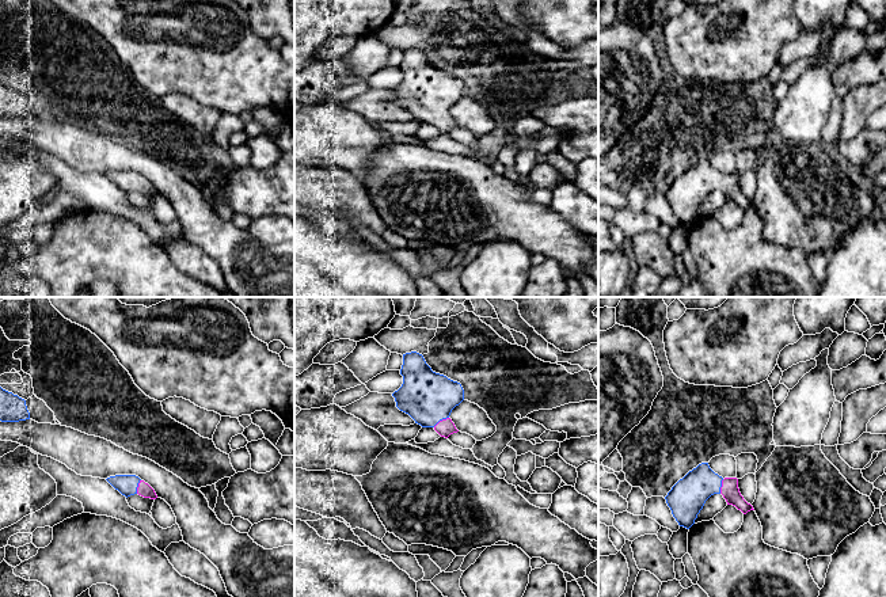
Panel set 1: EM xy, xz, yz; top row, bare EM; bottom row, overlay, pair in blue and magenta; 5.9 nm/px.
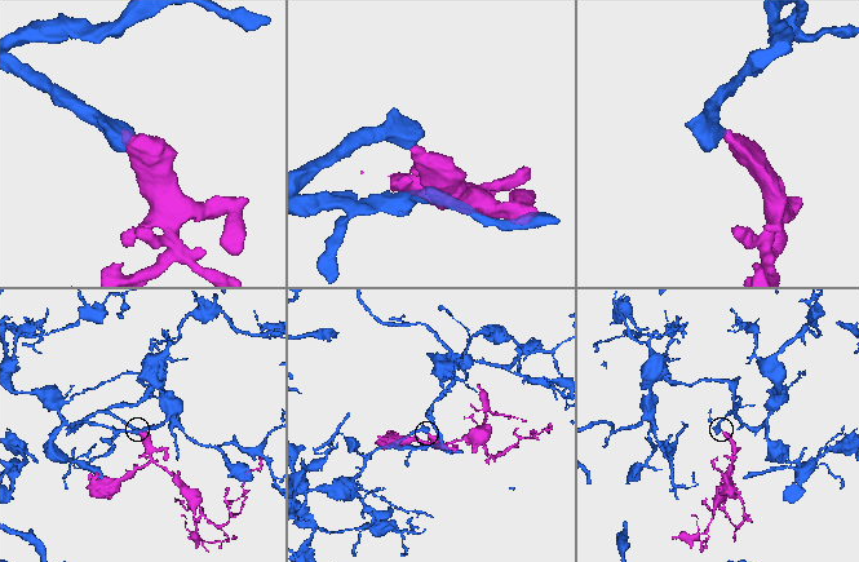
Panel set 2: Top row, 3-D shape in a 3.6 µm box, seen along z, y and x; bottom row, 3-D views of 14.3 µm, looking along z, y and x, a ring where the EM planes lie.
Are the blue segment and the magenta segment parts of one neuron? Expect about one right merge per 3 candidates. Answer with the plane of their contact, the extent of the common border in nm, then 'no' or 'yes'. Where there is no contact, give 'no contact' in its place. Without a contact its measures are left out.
xz | 110 nm | yes

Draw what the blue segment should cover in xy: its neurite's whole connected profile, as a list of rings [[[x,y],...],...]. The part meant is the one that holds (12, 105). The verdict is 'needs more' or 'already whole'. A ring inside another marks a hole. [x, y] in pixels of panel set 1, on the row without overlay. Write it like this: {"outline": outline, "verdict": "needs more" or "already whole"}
{"outline": [[[0,83],[0,117],[19,118],[30,115],[26,96]]], "verdict": "already whole"}

